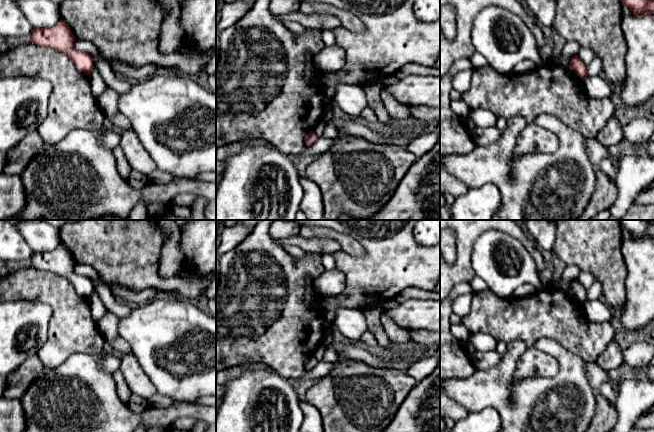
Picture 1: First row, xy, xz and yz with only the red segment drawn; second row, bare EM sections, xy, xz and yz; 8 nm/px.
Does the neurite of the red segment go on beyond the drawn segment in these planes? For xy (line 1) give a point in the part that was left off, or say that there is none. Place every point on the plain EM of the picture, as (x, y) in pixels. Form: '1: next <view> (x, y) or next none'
1: next none

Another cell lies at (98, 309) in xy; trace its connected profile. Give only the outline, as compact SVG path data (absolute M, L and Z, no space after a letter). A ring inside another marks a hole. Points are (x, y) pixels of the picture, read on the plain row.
M93 292L89 300L92 318L96 323L98 323L106 313L107 309L96 292Z

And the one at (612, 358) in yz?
M612 340L597 357L596 363L606 372L618 370L624 363L623 350L615 340Z

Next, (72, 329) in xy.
M30 265L0 276L0 303L20 300L42 302L51 308L47 341L36 354L46 369L59 367L75 353L94 355L103 351L105 339L92 318L90 300L80 296L63 276Z

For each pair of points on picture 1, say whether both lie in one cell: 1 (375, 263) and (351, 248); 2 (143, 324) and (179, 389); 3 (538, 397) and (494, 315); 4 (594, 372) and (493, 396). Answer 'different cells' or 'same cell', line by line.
1: different cells
2: same cell
3: different cells
4: different cells

